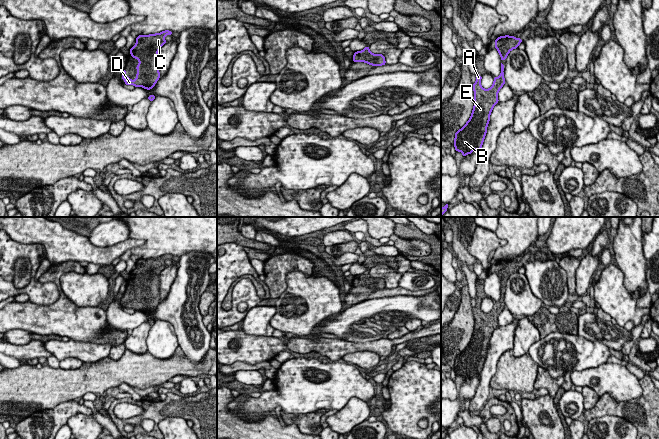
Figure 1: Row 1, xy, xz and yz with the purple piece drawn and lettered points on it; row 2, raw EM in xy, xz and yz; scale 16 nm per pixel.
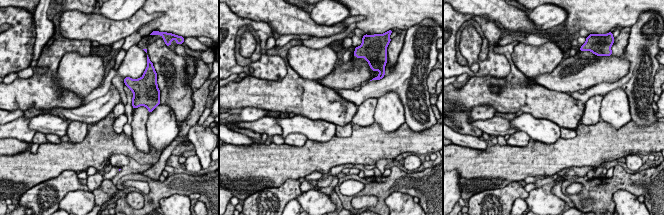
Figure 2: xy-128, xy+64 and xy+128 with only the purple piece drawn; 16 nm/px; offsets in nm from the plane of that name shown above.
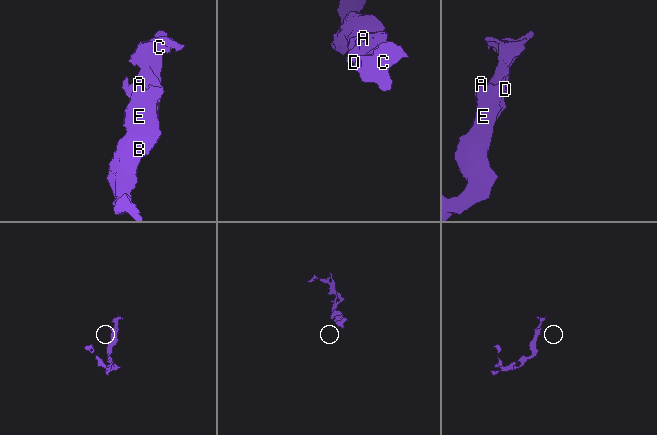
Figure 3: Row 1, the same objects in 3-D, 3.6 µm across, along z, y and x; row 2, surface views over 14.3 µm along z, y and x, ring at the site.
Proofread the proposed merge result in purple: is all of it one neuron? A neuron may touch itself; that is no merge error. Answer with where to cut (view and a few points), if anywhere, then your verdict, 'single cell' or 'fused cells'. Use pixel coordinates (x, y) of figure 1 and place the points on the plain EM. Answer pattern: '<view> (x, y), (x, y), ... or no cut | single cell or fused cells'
no cut | single cell

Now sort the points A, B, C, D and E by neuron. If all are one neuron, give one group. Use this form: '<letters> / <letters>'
A B C D E

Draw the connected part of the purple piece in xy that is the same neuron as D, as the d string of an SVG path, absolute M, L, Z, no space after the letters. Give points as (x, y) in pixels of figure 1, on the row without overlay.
M165 254L155 258L139 259L136 262L136 268L131 271L130 278L139 285L136 291L137 301L131 304L124 294L122 303L126 309L143 311L147 314L155 310L160 302L158 275L166 267L165 260L172 258L172 255Z

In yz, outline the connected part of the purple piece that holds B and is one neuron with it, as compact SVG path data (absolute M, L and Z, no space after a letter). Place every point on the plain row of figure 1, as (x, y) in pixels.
M501 287L501 297L499 301L494 301L494 305L492 310L489 313L484 313L481 310L481 299L476 299L476 306L473 308L473 315L474 315L474 330L471 337L471 340L469 344L466 346L466 348L459 353L457 356L455 356L455 362L454 362L454 371L456 376L460 375L464 380L473 377L473 375L481 374L486 357L487 357L487 351L490 345L490 339L492 336L492 333L496 328L498 328L498 316L503 311L503 309L506 307L504 302L504 296L505 293L504 289Z

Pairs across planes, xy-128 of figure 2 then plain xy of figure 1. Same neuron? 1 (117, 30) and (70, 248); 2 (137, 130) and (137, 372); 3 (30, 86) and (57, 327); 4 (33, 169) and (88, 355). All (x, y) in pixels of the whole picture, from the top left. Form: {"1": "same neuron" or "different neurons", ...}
{"1": "same neuron", "2": "different neurons", "3": "same neuron", "4": "different neurons"}

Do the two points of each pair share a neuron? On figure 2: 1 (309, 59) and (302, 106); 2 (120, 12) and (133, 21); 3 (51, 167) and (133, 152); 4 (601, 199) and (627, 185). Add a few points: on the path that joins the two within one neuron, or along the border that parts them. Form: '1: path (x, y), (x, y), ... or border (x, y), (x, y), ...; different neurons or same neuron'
1: border (288, 64), (303, 78), (317, 81); different neurons
2: border (138, 10), (123, 19), (107, 19), (105, 17); different neurons
3: path (71, 156), (81, 156), (98, 147), (113, 147); same neuron
4: path (607, 193), (615, 185), (621, 185); same neuron

